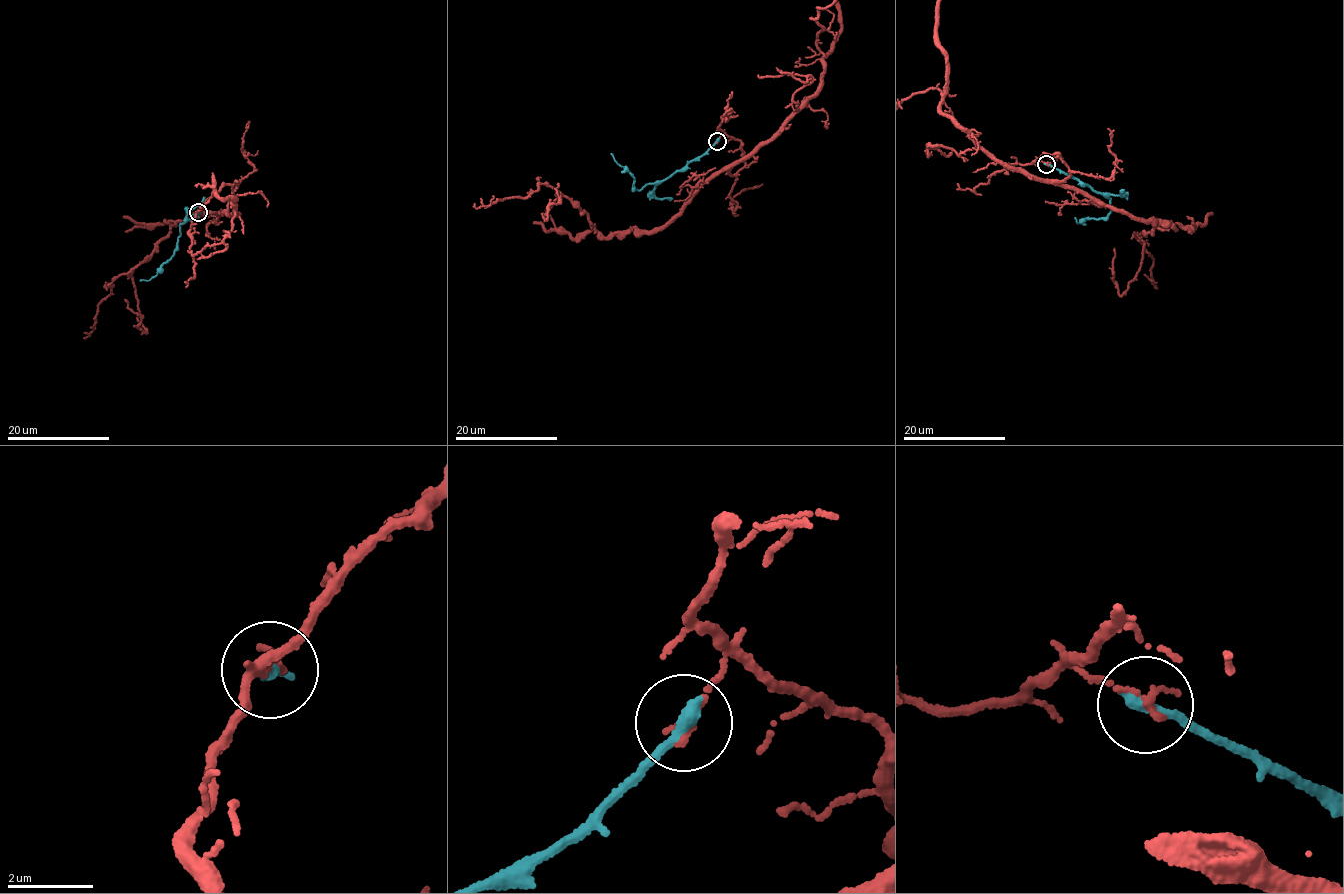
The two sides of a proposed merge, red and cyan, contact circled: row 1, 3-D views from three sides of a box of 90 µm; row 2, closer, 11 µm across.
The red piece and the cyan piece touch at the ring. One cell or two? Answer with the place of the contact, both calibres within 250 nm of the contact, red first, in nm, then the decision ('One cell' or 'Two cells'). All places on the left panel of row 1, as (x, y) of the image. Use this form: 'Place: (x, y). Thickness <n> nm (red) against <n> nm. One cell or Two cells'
Place: (198, 212). Thickness 160 nm (red) against 320 nm. Two cells

